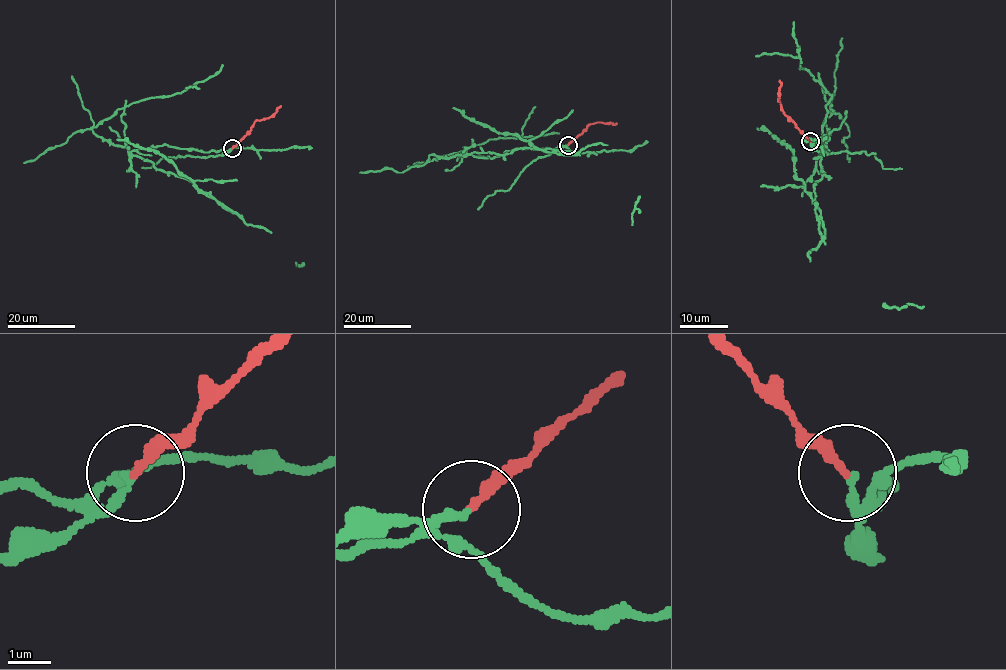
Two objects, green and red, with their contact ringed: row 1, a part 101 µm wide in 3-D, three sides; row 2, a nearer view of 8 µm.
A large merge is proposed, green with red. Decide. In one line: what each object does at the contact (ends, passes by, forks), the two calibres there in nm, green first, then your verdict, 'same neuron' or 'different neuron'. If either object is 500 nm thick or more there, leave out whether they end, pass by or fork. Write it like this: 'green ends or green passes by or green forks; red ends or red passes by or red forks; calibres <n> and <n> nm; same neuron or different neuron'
green ends; red ends; calibres 180 and 240 nm; different neuron

